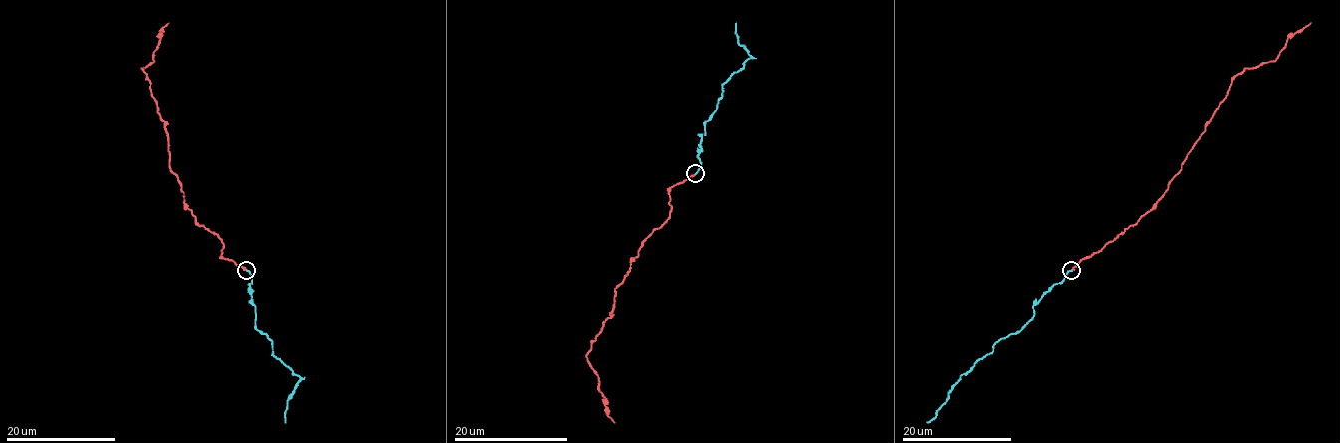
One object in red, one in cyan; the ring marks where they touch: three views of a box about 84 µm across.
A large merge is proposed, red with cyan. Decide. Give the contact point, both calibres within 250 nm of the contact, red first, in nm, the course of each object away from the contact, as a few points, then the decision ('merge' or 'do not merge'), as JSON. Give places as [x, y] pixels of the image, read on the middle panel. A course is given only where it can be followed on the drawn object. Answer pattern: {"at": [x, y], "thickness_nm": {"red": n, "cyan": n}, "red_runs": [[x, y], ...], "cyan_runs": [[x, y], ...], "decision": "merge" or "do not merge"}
{"at": [695, 173], "thickness_nm": {"red": 190, "cyan": 200}, "red_runs": [[696, 174], [670, 188], [670, 216], [630, 262], [615, 289], [610, 316], [586, 355], [615, 423]], "cyan_runs": [[696, 174], [704, 124], [721, 97], [723, 84], [751, 57], [738, 43], [736, 23]], "decision": "merge"}

